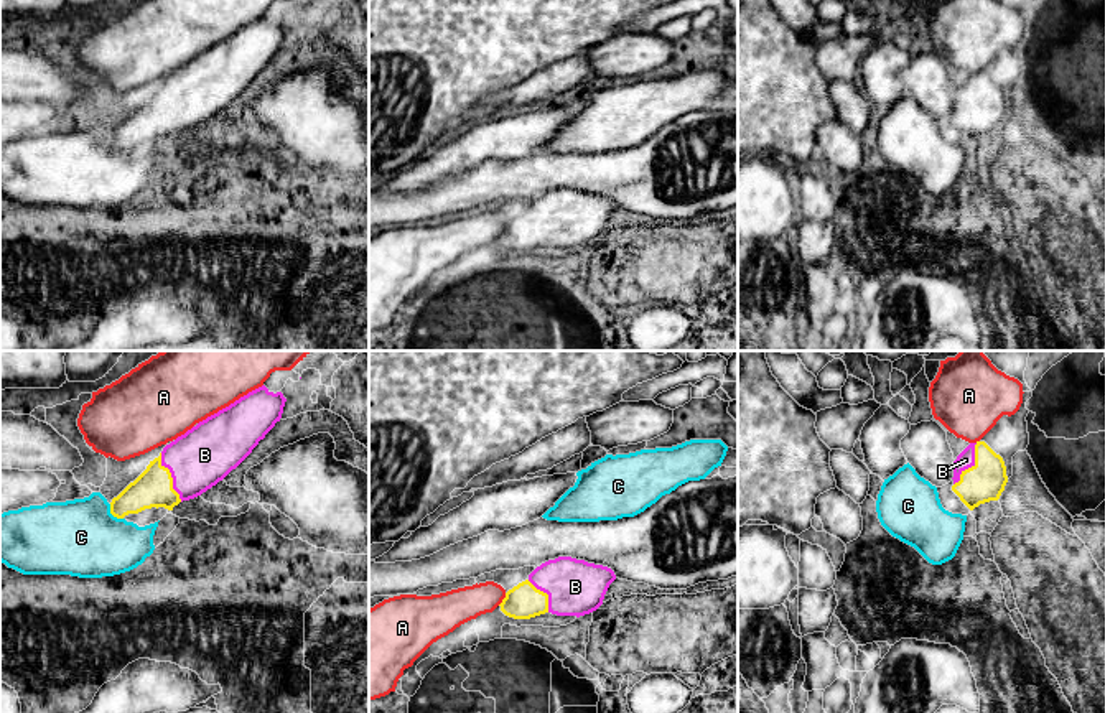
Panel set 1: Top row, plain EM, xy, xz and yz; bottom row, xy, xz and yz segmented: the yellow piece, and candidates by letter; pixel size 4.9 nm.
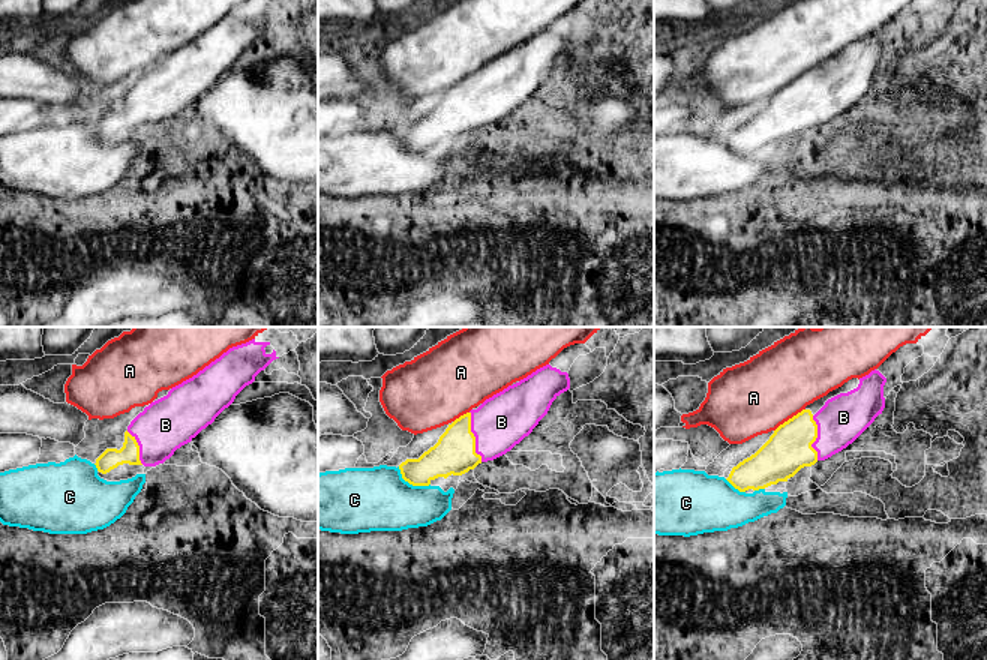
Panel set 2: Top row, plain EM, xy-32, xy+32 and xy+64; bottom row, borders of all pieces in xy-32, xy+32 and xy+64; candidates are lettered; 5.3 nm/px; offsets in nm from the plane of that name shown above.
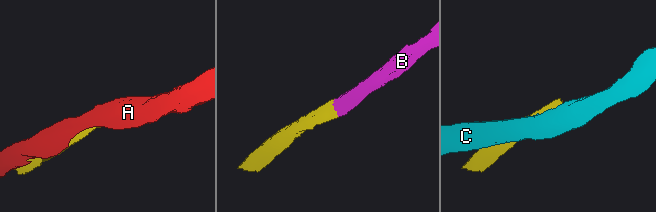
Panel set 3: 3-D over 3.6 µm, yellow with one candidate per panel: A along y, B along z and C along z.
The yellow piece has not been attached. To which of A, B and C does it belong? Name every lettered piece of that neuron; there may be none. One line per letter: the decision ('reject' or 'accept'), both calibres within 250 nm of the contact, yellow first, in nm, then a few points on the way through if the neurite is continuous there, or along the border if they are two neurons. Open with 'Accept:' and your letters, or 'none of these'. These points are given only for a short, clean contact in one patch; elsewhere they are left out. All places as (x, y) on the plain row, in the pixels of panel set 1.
Accept: B
A: reject; calibres 170 and 180 nm
B: accept; calibres 190 and 300 nm; way xy (153, 119), (172, 109), (205, 86)
C: reject; calibres 190 and 380 nm

